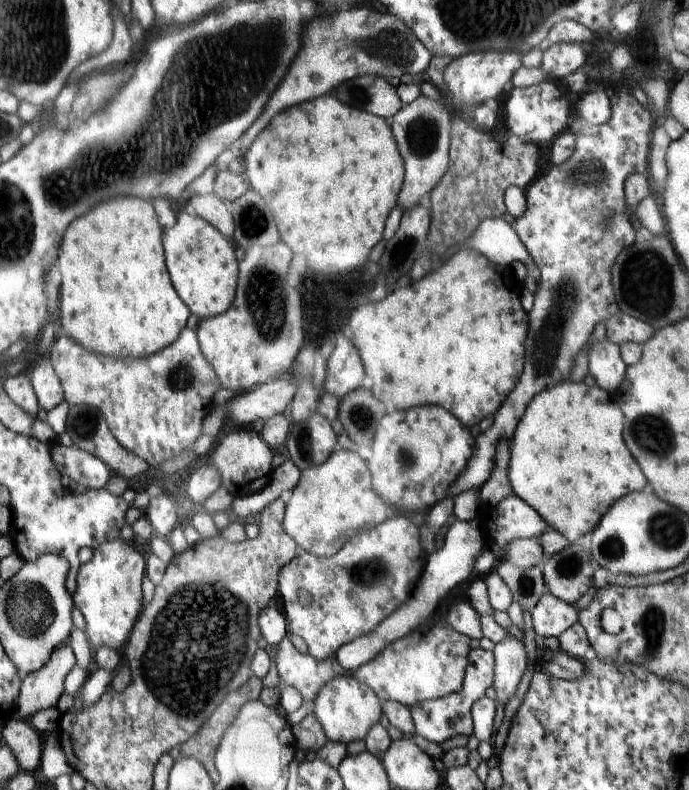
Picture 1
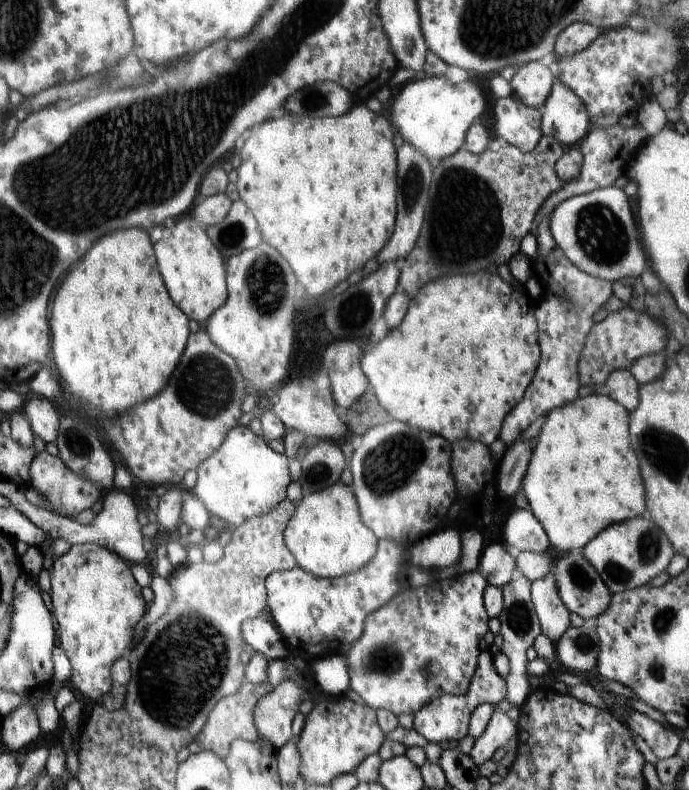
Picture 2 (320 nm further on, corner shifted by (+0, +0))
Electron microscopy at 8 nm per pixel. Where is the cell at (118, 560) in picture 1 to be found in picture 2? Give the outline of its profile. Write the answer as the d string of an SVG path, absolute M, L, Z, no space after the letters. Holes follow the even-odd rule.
M96 543L73 545L66 554L55 560L50 575L52 578L50 595L58 623L60 645L74 662L72 689L78 689L88 698L104 704L106 696L115 686L112 672L116 662L130 654L131 647L134 645L136 626L149 611L150 604L144 598L144 586L135 577L131 562L111 548Z

